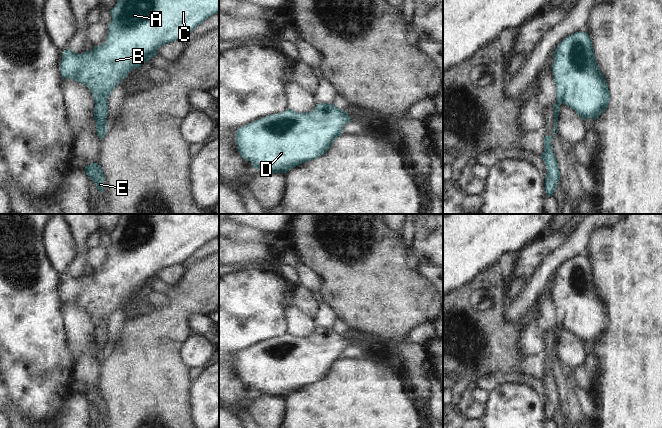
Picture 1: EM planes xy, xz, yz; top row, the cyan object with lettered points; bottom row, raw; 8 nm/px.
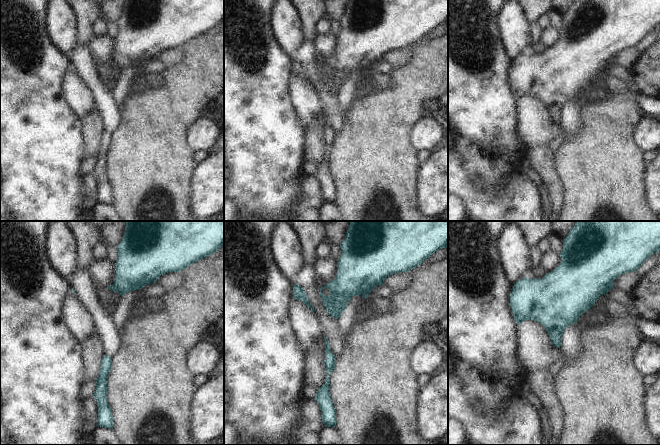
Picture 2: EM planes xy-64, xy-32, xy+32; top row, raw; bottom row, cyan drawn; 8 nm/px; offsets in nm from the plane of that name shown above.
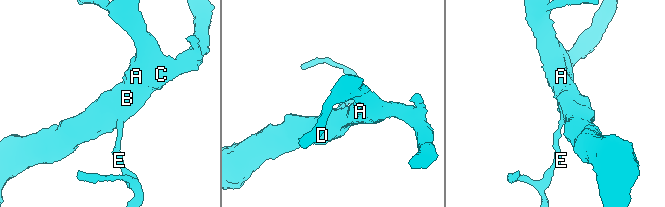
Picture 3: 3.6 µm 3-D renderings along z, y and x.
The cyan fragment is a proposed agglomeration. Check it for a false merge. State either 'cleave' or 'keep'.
keep

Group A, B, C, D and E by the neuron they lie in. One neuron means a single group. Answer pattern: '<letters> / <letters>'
A B C D E

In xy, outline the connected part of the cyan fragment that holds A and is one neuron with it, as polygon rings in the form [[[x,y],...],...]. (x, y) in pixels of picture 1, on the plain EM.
[[[122,214],[120,222],[110,237],[112,244],[108,249],[107,263],[102,269],[94,270],[92,275],[85,275],[82,278],[66,273],[61,284],[63,303],[81,306],[92,316],[95,324],[96,357],[100,363],[103,363],[107,356],[108,324],[106,322],[110,321],[111,316],[122,303],[127,302],[132,293],[139,292],[155,280],[159,271],[176,264],[182,266],[199,248],[210,240],[219,238],[219,214]]]

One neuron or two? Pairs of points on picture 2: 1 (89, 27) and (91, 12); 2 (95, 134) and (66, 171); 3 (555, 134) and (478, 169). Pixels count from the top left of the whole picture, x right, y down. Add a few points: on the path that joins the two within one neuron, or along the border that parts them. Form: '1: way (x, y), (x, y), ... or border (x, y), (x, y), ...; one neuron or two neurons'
1: way (89, 23), (89, 16); one neuron
2: border (83, 123), (83, 139), (87, 156); two neurons
3: border (520, 124), (520, 135), (527, 150); two neurons

